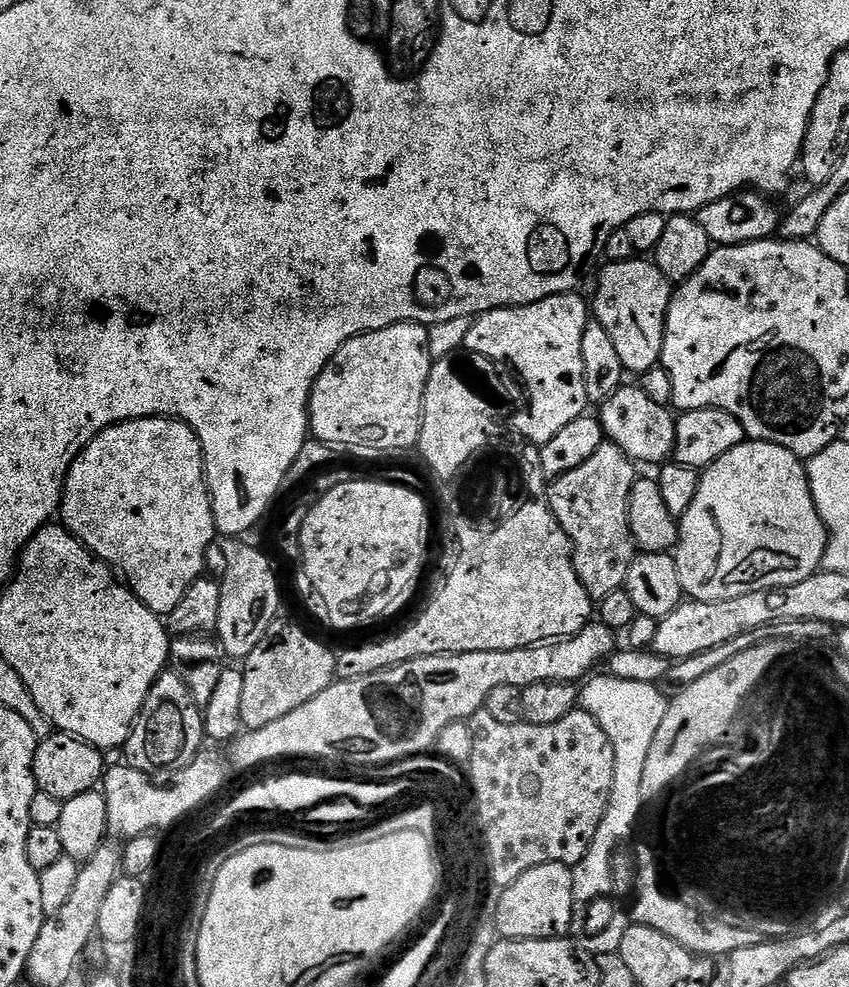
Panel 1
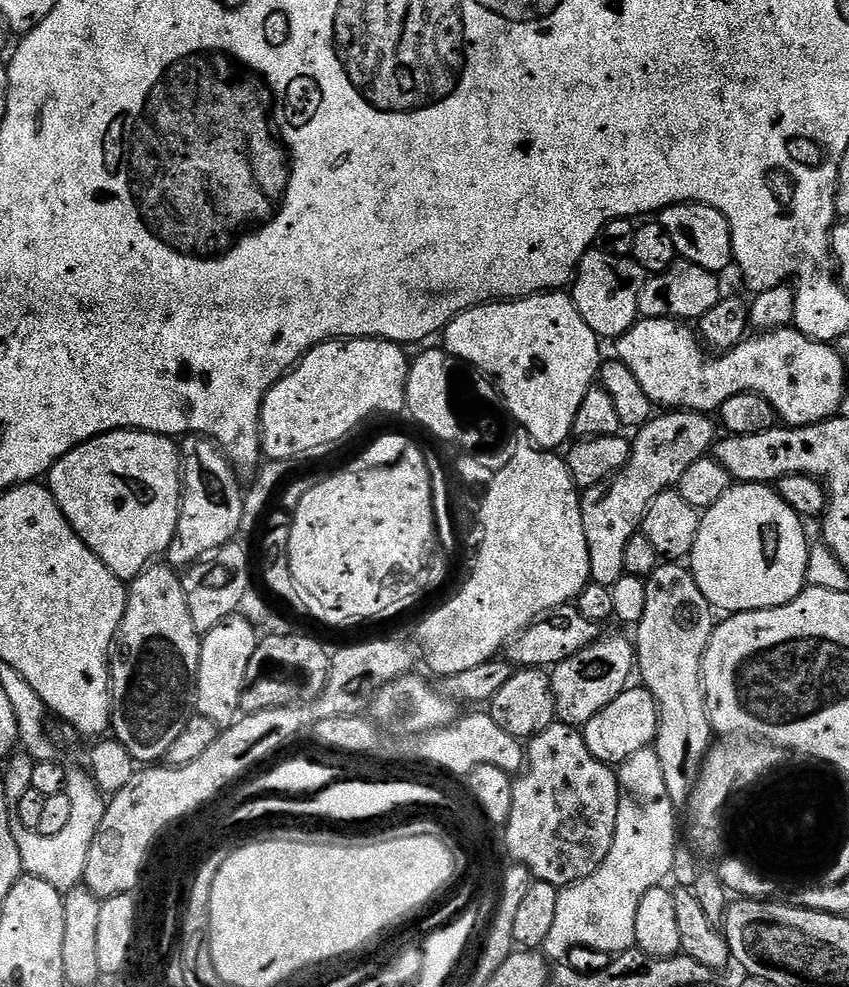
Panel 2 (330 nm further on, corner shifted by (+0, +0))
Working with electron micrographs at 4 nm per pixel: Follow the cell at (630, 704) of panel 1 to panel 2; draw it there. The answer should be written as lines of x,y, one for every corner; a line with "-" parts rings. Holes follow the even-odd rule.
646,747
638,750
635,754
630,755
625,761
618,765
618,779
620,781
620,805
618,806
618,826
614,826
614,846
610,846
610,854
606,854
606,862
602,862
602,866
598,866
598,870
594,870
594,874
590,874
590,878
586,878
582,882
574,882
569,888
560,889
558,894
558,914
554,918
554,922
550,925
550,934
546,937
542,952
549,961
564,962
569,959
568,951
571,948
593,948
596,952
608,952
607,954
615,954
625,952
627,948
633,947
636,943
636,935
634,934
634,922
638,918
638,906
642,902
642,898
646,898
646,890
654,890
661,887
665,883
664,879
672,872
672,867
676,864
676,812
678,805
670,798
670,790
666,790
666,777
662,771
662,762
658,759
655,747

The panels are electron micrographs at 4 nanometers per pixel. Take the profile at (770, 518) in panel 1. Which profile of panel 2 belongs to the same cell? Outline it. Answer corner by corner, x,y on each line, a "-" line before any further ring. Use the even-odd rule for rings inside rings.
733,483
714,506
703,509
700,518
698,538
694,538
690,557
690,571
698,582
698,590
702,590
713,609
720,611
721,608
724,614
757,612
789,604
804,591
808,578
810,539
804,533
804,524
802,517
782,499
775,487

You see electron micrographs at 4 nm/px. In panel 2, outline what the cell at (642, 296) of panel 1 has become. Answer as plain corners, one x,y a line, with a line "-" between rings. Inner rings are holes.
589,250
580,260
570,285
570,295
578,314
605,341
615,341
626,334
641,319
640,295
644,289
646,273
642,266
626,256
606,254
603,250

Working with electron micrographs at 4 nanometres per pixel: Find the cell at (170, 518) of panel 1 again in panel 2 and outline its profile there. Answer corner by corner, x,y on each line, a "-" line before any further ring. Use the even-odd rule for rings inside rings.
120,428
93,440
82,442
70,450
48,471
46,487
54,494
54,502
66,514
66,522
82,538
86,547
125,582
131,582
167,553
178,526
182,469
177,441
157,432
137,432

